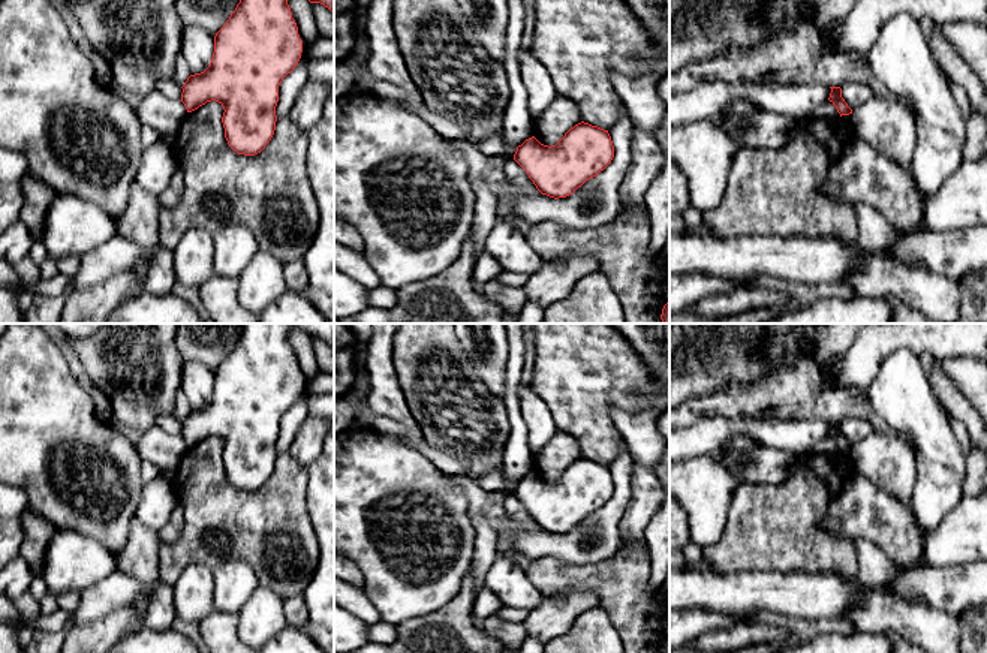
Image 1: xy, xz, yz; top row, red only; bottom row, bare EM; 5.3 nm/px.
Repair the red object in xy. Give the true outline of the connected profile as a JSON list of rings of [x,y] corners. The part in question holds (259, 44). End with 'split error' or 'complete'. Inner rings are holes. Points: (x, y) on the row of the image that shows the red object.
[[[240,0],[229,19],[214,36],[214,52],[210,66],[201,73],[190,75],[181,87],[181,102],[187,112],[198,109],[207,102],[219,102],[225,109],[222,123],[229,147],[238,154],[255,156],[265,148],[274,135],[279,85],[295,69],[301,52],[303,40],[288,0]]] | complete

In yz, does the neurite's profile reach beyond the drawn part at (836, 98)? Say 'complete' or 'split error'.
complete

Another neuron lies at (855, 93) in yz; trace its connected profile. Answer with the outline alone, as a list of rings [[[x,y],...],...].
[[[852,82],[852,84],[845,84],[842,87],[842,97],[848,103],[848,106],[854,111],[855,106],[864,103],[870,97],[873,97],[875,93],[869,87],[869,84],[861,84],[861,82]]]

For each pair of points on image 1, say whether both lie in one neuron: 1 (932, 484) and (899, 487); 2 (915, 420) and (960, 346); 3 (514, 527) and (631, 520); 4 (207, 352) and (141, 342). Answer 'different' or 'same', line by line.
1: different
2: different
3: different
4: different

